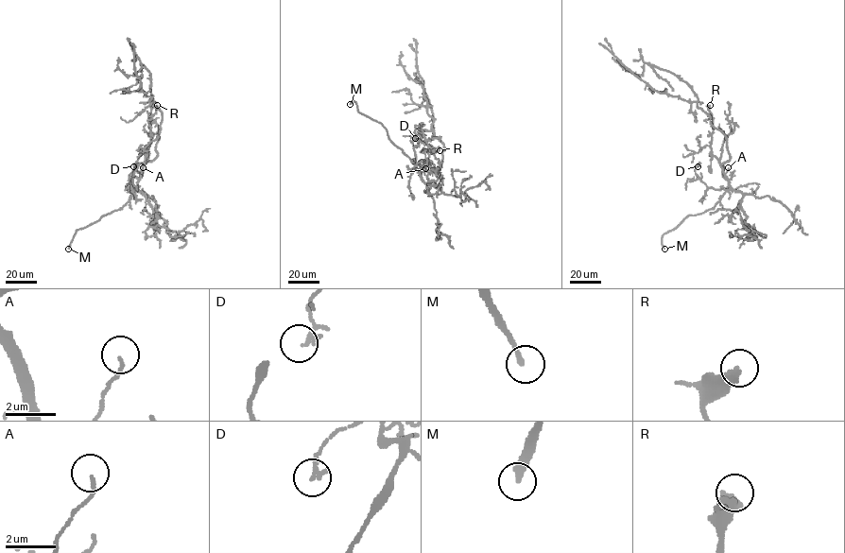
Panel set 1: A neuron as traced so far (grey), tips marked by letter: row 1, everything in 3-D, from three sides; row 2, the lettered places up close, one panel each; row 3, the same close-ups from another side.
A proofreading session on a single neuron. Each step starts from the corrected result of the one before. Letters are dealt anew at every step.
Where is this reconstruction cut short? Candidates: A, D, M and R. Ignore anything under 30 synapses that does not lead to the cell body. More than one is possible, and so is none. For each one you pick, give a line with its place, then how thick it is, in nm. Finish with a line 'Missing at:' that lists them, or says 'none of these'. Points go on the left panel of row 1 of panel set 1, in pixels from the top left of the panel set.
M: place (68, 249); calibre 240 nm
Missing at: M

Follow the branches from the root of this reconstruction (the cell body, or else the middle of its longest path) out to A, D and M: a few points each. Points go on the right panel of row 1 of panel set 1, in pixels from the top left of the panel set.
A: (727, 146), (730, 159), (720, 165), (725, 174), (728, 167)
D: (727, 146), (730, 159), (720, 165), (730, 189), (707, 187), (696, 173), (698, 166)
M: (727, 146), (730, 159), (720, 165), (731, 188), (713, 208), (688, 215), (665, 233), (662, 236), (664, 249)

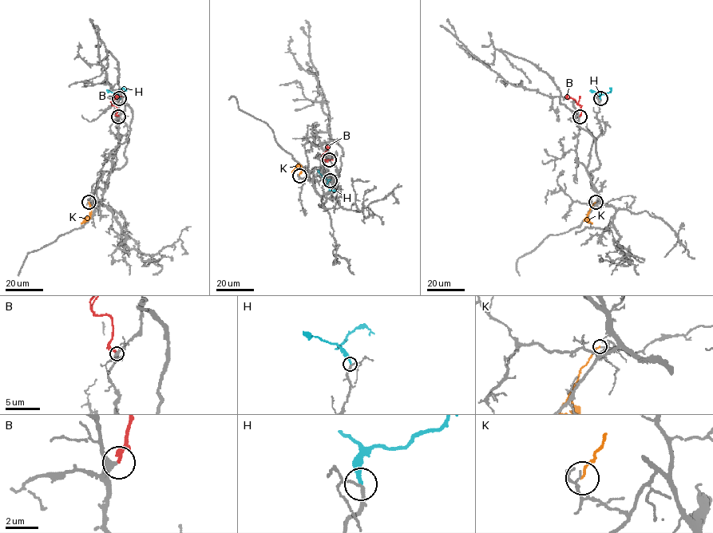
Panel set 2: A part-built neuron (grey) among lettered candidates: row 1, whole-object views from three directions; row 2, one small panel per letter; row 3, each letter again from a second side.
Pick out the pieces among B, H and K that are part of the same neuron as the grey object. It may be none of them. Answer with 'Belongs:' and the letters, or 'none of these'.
Belongs: B, H

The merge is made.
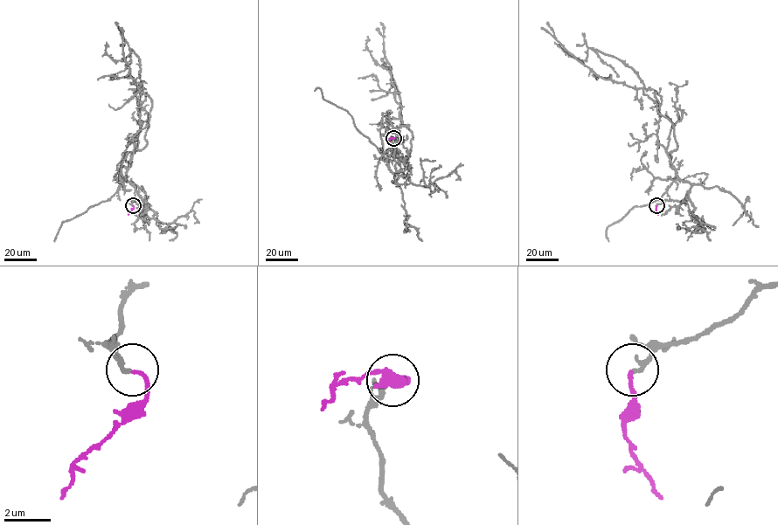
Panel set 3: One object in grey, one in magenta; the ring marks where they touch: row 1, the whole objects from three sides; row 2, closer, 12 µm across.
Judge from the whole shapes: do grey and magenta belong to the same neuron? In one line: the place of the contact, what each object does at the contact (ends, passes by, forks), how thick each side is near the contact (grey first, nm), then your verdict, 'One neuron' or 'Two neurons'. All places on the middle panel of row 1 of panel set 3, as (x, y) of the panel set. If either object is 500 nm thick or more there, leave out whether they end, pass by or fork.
Place: (393, 138). At the ring grey ends. At the ring magenta ends. Thickness 240 nm (grey) against 160 nm. One neuron

